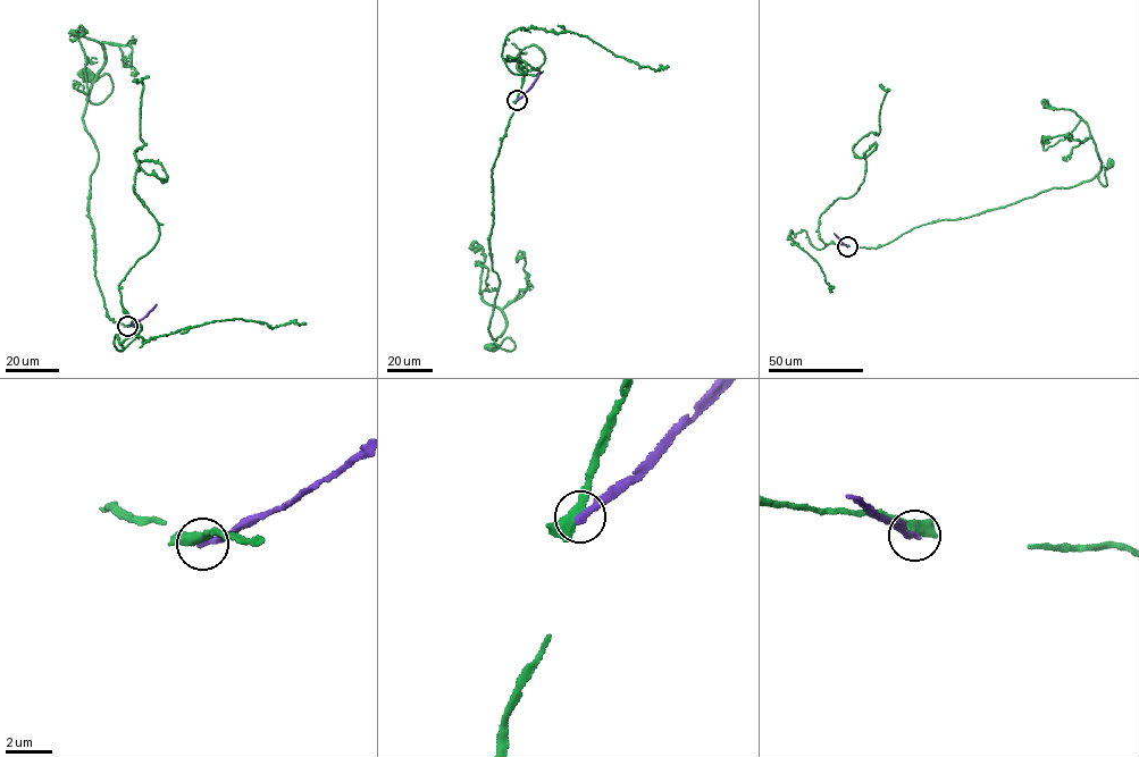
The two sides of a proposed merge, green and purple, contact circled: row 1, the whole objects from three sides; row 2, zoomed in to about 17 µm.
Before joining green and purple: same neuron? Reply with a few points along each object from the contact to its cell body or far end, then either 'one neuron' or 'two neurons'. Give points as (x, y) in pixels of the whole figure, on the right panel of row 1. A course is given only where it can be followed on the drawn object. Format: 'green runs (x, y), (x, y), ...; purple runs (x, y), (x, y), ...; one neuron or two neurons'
green runs (847, 246), (877, 247), (921, 225), (1004, 208), (1097, 176), (1104, 186), (1104, 167), (1110, 163); purple runs (847, 246), (834, 233); two neurons

